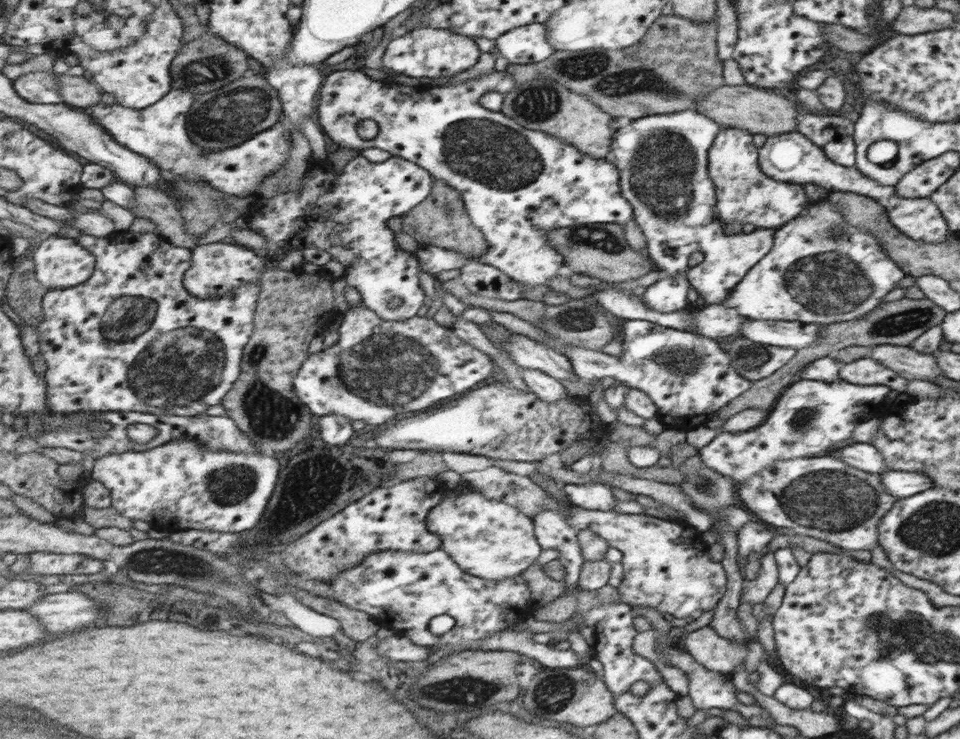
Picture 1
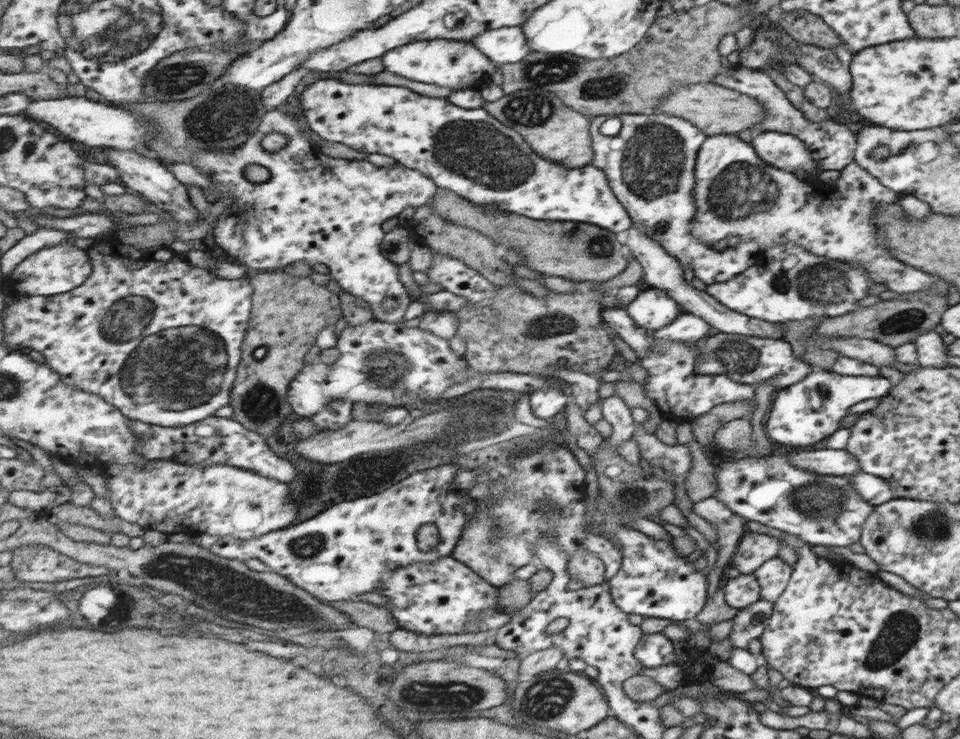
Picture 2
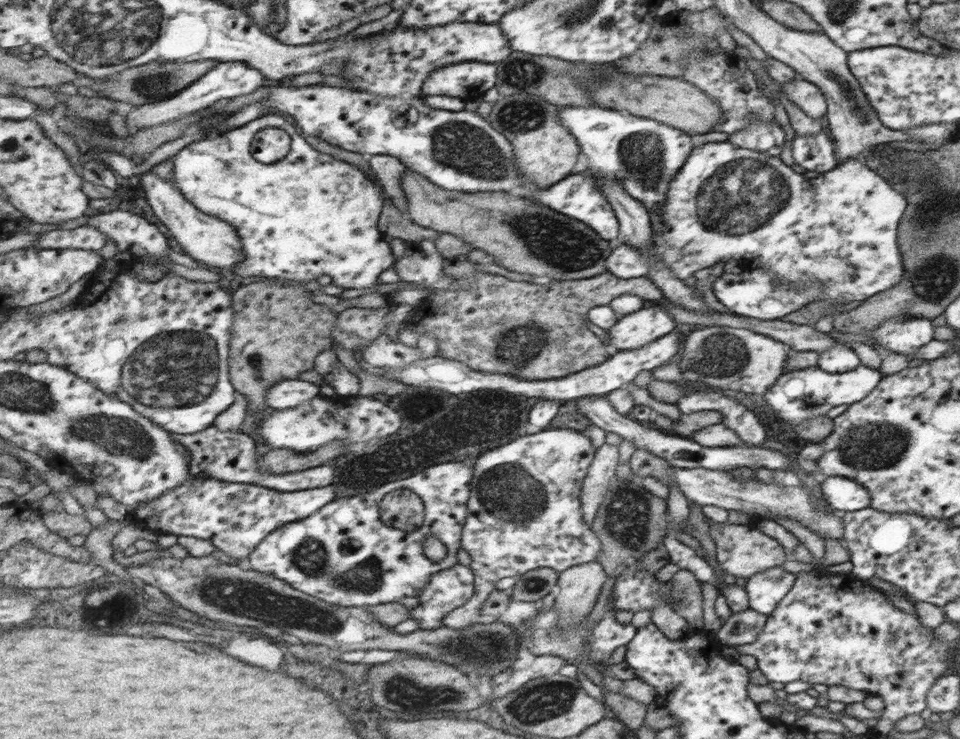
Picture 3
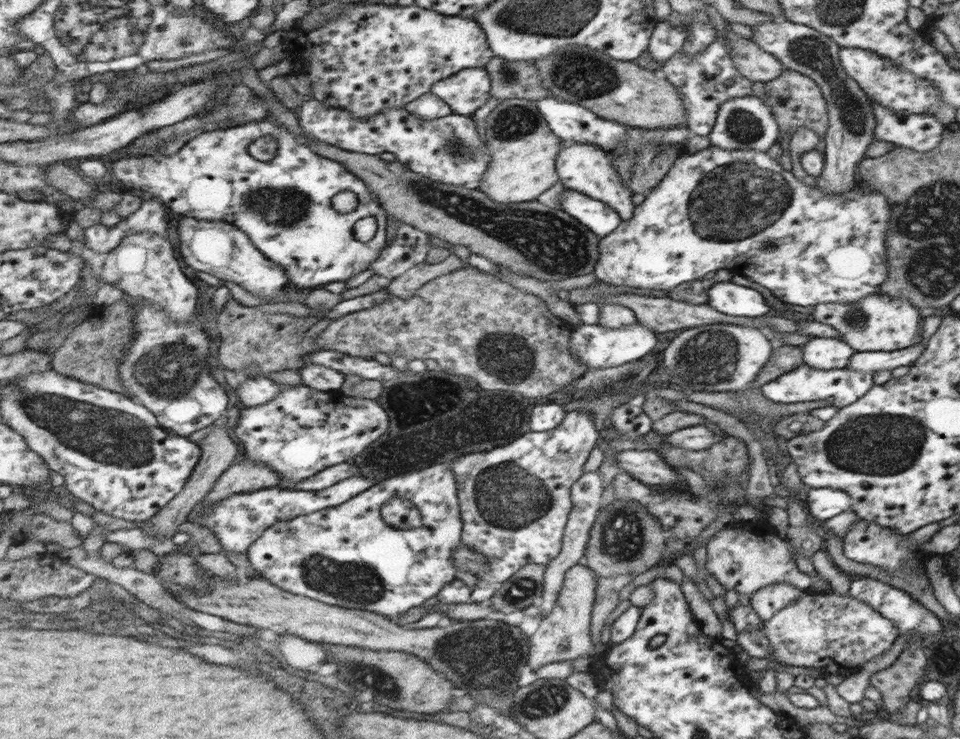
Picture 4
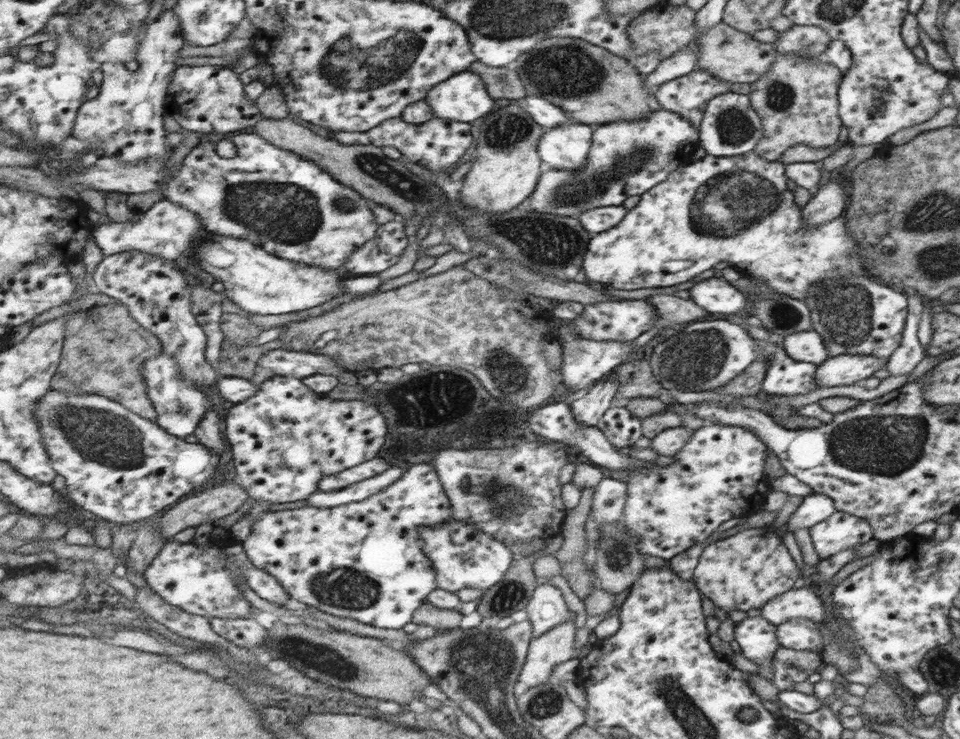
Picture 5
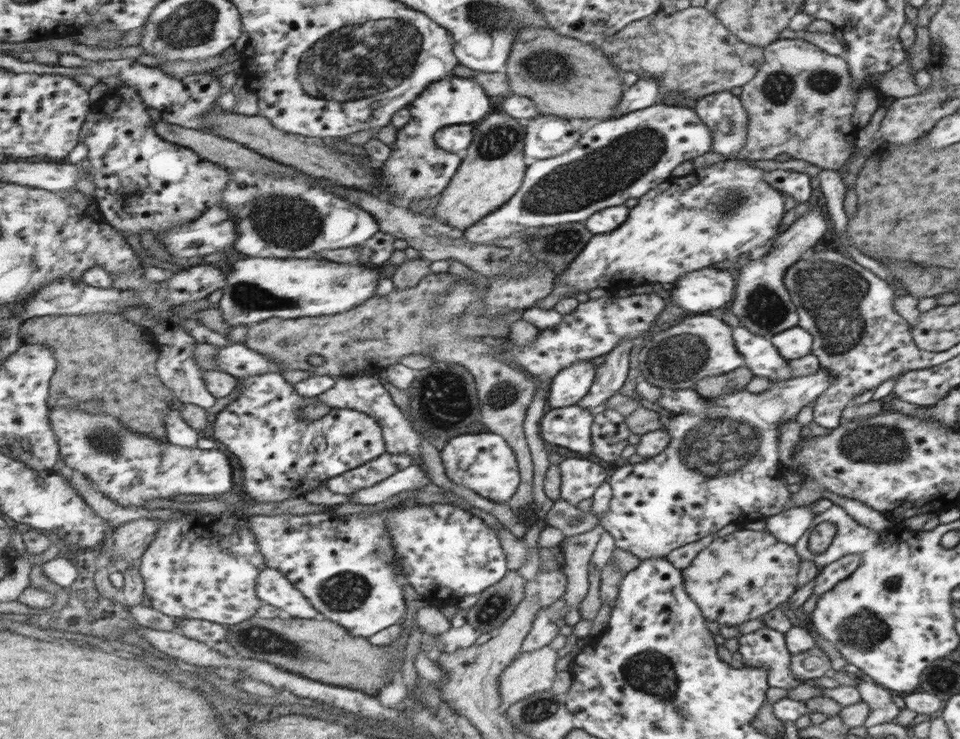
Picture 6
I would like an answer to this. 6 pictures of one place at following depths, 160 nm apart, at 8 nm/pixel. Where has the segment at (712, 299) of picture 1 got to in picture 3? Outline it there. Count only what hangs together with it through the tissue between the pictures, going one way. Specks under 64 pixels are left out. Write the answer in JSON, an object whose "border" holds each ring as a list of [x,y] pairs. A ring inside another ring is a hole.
{"border":[[[560,106],[556,109],[567,132],[573,136],[581,152],[587,157],[587,166],[593,176],[601,176],[601,178],[615,181],[617,186],[621,186],[646,211],[652,210],[657,216],[661,216],[661,208],[665,208],[668,198],[669,183],[675,178],[676,172],[687,162],[692,148],[697,144],[695,139],[679,128],[673,128],[671,125],[661,124],[660,121],[649,120],[641,116],[629,116],[626,111],[613,112],[613,110],[597,106],[575,108]]]}

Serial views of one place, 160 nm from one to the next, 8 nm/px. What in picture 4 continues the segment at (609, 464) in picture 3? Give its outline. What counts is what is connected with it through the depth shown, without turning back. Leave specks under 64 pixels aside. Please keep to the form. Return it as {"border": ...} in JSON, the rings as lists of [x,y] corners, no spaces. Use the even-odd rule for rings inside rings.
{"border":[[[598,470],[589,473],[583,473],[579,479],[571,486],[571,501],[572,508],[569,511],[568,523],[565,524],[563,547],[561,552],[555,559],[551,559],[548,565],[548,569],[545,573],[544,591],[542,596],[542,602],[539,604],[541,617],[549,616],[553,605],[555,604],[557,593],[560,591],[564,572],[571,565],[577,565],[579,560],[583,558],[584,549],[587,547],[587,541],[589,538],[589,531],[596,519],[597,510],[600,507],[602,486],[602,476]]]}

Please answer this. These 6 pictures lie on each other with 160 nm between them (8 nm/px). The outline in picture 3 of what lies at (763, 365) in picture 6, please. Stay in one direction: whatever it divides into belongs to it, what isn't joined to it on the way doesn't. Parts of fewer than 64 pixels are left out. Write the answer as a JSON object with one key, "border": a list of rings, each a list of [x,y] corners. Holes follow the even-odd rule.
{"border":[[[863,365],[839,374],[825,372],[815,366],[781,374],[763,393],[763,398],[776,414],[777,421],[790,424],[792,428],[797,423],[822,417],[834,406],[859,402],[877,386],[879,380],[881,376],[877,370]]]}

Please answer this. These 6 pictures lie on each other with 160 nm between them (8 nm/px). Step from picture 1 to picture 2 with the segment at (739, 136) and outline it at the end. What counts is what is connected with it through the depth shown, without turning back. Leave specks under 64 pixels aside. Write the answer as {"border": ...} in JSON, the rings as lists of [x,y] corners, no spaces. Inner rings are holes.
{"border":[[[735,133],[709,136],[709,140],[704,141],[705,144],[700,144],[695,162],[696,185],[693,186],[693,199],[697,212],[693,216],[690,228],[690,235],[695,241],[710,246],[715,240],[721,240],[725,236],[739,236],[755,241],[761,254],[775,245],[801,245],[801,248],[811,255],[864,268],[871,282],[883,284],[889,292],[914,293],[929,288],[935,281],[935,277],[921,269],[895,260],[891,252],[883,248],[883,244],[877,240],[878,230],[873,224],[873,211],[877,205],[895,203],[897,193],[881,185],[877,177],[871,176],[871,173],[855,161],[838,170],[839,178],[830,186],[820,181],[810,183],[808,180],[797,180],[792,172],[763,164],[763,160],[757,158],[752,145],[741,141]]]}

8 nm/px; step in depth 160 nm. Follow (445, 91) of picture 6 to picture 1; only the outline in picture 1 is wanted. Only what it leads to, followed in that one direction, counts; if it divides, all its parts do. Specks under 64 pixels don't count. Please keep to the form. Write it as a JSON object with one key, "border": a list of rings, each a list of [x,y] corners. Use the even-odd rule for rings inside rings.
{"border":[[[421,26],[405,36],[393,38],[386,46],[382,56],[385,69],[405,74],[413,78],[440,78],[459,74],[477,66],[479,46],[471,37],[455,34],[450,28],[431,28]]]}

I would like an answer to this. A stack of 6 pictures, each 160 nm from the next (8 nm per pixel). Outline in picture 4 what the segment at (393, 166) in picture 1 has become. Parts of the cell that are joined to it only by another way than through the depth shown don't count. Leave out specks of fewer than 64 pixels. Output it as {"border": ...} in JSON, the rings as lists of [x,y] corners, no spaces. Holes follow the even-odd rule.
{"border":[[[259,120],[251,124],[232,127],[233,130],[215,130],[201,134],[197,138],[189,136],[189,141],[177,153],[164,155],[115,156],[111,162],[110,174],[125,187],[139,189],[144,194],[157,197],[178,215],[197,220],[222,221],[246,232],[259,252],[269,260],[280,264],[305,292],[331,282],[347,281],[370,266],[387,248],[388,212],[373,200],[369,186],[345,165],[325,158],[308,145],[297,144],[295,135],[283,126]],[[270,134],[278,140],[276,155],[266,162],[255,160],[249,154],[249,144]],[[339,192],[353,192],[359,196],[359,207],[349,214],[339,214],[333,209],[333,198]],[[374,217],[378,228],[368,242],[355,238],[355,224],[362,218]]]}

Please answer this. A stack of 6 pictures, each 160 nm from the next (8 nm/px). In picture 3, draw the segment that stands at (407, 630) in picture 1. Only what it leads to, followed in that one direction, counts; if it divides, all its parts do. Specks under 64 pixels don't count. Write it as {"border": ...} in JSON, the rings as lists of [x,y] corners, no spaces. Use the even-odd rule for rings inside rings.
{"border":[[[458,564],[453,568],[442,570],[435,576],[432,576],[428,586],[422,590],[419,598],[419,605],[412,609],[411,619],[419,622],[419,628],[425,630],[435,630],[443,626],[442,620],[451,611],[467,604],[468,600],[476,594],[476,576],[470,566]]]}

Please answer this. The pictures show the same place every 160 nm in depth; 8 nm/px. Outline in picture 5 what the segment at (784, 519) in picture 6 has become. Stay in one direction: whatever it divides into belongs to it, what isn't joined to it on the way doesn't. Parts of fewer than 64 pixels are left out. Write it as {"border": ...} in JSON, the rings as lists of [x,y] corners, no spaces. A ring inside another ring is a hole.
{"border":[[[811,493],[803,500],[785,522],[786,530],[793,532],[796,528],[809,528],[825,520],[834,510],[833,501],[824,494]]]}

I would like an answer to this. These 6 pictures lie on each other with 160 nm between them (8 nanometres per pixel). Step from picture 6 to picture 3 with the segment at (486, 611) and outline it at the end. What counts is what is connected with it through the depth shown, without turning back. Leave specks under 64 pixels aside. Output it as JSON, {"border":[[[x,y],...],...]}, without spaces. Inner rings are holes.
{"border":[[[541,567],[520,575],[511,588],[512,601],[541,601],[556,584],[558,573],[547,567]]]}

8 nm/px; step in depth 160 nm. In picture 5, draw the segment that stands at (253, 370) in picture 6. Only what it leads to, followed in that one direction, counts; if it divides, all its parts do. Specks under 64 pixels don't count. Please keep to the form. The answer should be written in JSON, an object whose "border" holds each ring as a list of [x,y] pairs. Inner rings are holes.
{"border":[[[285,348],[270,350],[262,354],[258,366],[269,368],[275,375],[304,378],[315,375],[333,375],[349,371],[332,356],[317,355],[309,352],[287,350]]]}

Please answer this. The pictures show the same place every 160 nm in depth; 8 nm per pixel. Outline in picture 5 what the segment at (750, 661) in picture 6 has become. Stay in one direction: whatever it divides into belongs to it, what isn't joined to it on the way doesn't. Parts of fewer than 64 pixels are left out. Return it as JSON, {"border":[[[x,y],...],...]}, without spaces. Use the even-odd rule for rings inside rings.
{"border":[[[761,615],[745,617],[740,623],[734,625],[734,640],[740,648],[740,653],[747,660],[757,665],[757,675],[762,679],[771,681],[773,670],[771,661],[773,654],[779,646],[776,625],[767,622]]]}

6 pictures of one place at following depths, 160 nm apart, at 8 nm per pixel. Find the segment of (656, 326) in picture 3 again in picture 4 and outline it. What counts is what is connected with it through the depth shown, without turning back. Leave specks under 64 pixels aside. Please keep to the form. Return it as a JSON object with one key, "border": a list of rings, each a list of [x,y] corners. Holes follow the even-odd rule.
{"border":[[[639,322],[623,326],[619,329],[605,329],[598,325],[575,326],[572,331],[571,344],[572,355],[576,356],[576,361],[584,364],[586,370],[592,368],[611,368],[630,361],[637,361],[641,356],[649,354],[653,346],[657,344],[656,333],[649,331]]]}

